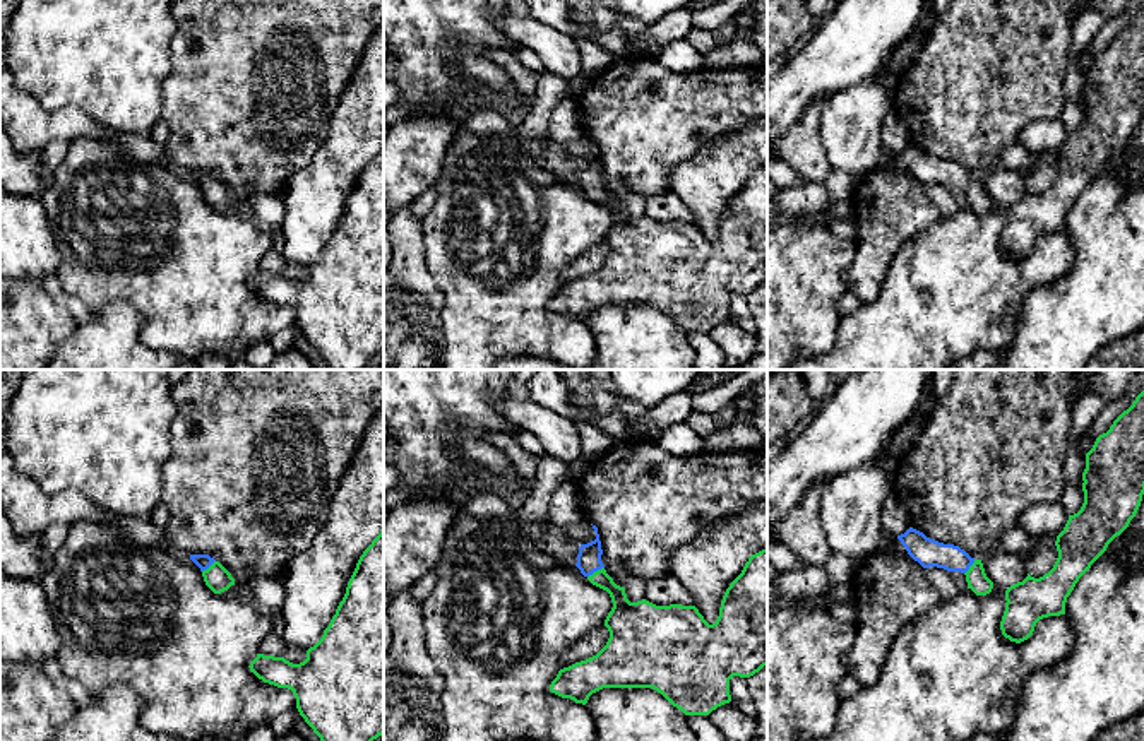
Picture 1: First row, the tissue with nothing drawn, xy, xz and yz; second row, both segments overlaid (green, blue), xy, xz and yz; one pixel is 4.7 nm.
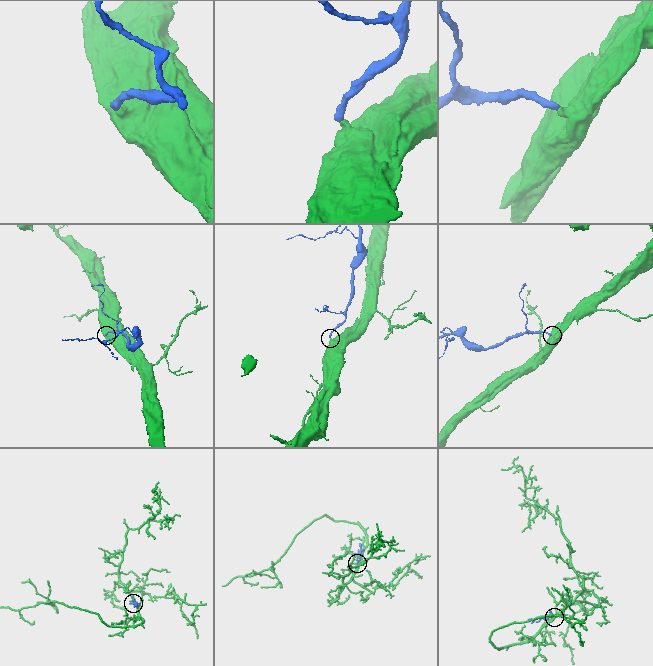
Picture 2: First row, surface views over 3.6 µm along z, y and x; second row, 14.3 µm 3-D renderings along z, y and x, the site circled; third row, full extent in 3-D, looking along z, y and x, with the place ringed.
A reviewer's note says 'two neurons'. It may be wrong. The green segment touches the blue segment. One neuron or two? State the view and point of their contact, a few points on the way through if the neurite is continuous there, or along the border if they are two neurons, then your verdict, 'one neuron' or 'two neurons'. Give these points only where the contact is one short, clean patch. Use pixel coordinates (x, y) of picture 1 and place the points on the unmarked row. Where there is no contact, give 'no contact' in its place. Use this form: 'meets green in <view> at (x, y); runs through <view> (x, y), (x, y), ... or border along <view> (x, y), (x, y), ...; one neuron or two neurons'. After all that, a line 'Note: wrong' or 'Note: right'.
meets green in xz at (595, 189); runs through xz (624, 233), (619, 213), (595, 189), (589, 171); one neuron
Note: wrong

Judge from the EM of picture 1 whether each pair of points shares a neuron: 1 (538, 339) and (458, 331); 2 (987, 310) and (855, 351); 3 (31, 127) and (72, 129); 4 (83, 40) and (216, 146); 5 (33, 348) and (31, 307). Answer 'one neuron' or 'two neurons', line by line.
1: one neuron
2: one neuron
3: one neuron
4: two neurons
5: one neuron

